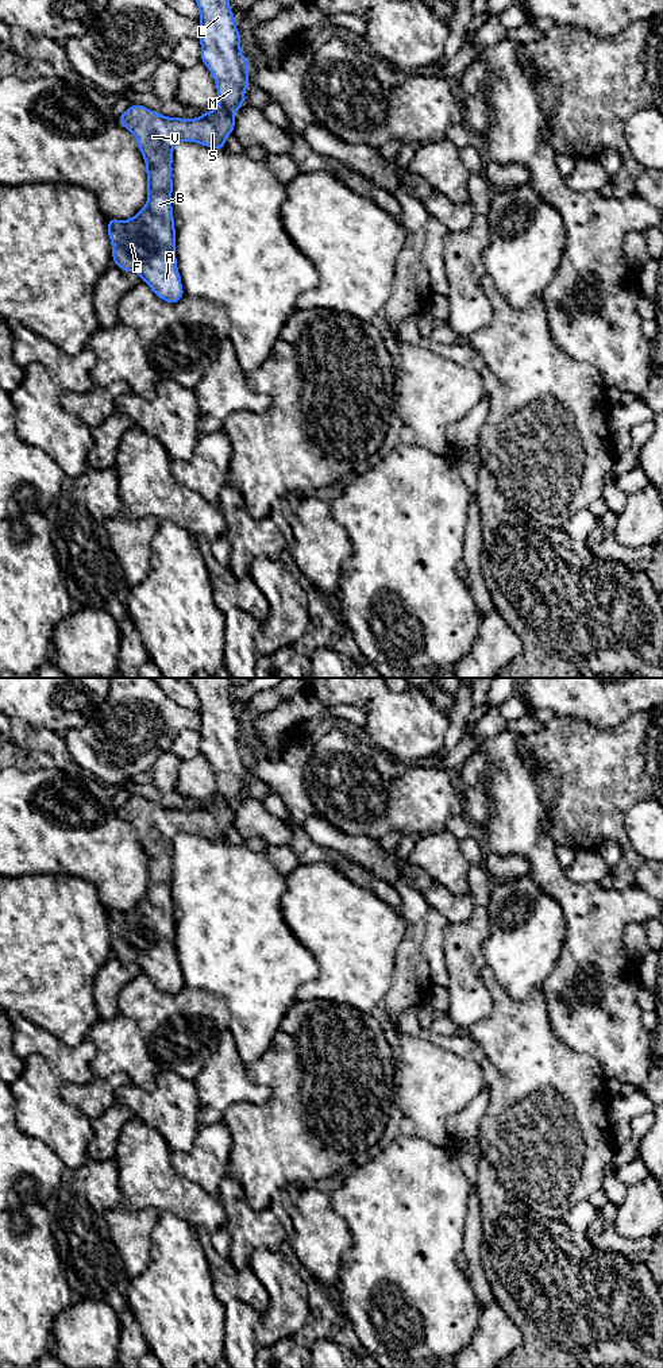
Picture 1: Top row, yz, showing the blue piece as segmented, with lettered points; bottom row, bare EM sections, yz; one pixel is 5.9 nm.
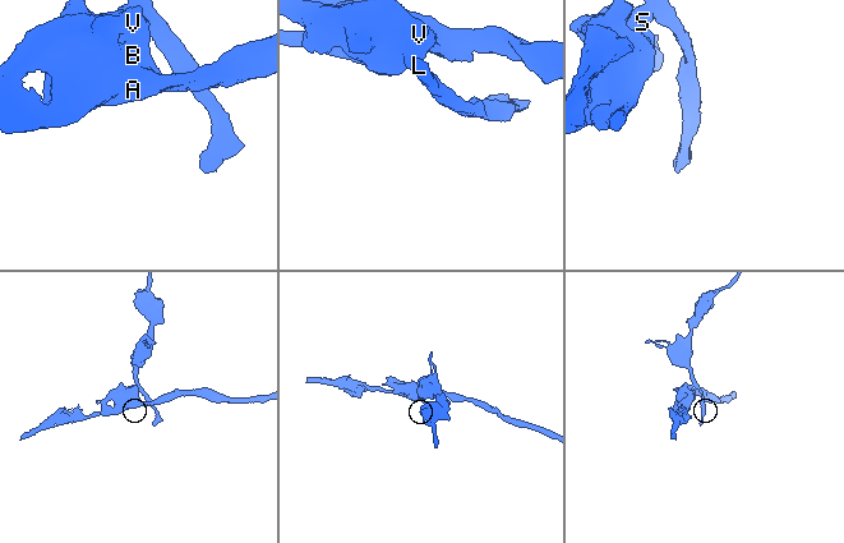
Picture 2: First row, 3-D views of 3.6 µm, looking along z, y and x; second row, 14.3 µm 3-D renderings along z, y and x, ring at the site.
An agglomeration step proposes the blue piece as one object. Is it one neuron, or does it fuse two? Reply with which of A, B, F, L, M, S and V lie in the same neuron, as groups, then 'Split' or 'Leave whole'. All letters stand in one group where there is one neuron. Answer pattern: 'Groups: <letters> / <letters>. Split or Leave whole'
Groups: A B F S V / L M. Split

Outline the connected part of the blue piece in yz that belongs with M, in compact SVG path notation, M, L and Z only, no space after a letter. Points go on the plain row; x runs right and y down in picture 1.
M188 678L200 702L201 754L211 763L219 795L236 804L244 793L250 754L240 743L242 729L230 700L232 678Z

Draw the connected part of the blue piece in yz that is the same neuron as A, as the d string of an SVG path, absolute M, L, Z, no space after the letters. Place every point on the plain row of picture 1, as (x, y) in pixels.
M131 795L119 814L134 825L147 864L147 894L128 912L108 910L112 952L123 963L136 963L158 990L177 995L185 986L176 948L171 853L176 835L196 833L226 840L235 804L217 797L196 810L167 809Z

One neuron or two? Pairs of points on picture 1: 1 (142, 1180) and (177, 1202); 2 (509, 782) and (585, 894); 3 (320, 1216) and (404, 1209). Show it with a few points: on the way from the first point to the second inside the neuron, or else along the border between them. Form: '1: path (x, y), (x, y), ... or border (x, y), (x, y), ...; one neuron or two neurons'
1: path (150, 1182), (169, 1194); one neuron
2: path (516, 813), (516, 827), (554, 875); one neuron
3: border (328, 1195), (332, 1209), (345, 1221), (353, 1243); two neurons

